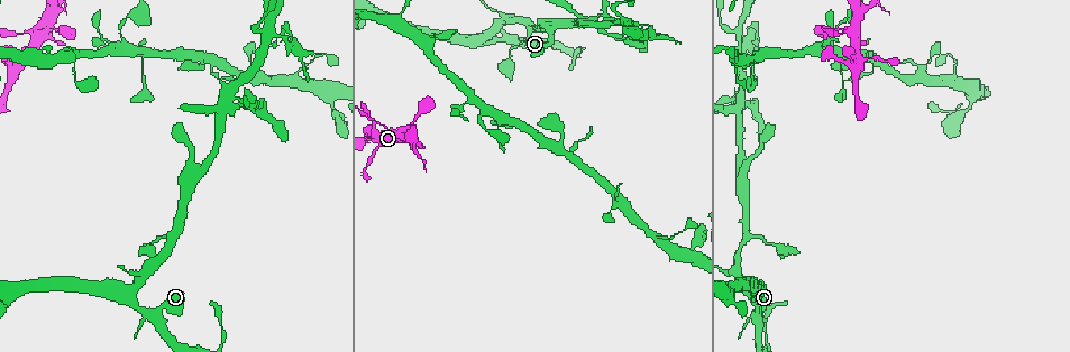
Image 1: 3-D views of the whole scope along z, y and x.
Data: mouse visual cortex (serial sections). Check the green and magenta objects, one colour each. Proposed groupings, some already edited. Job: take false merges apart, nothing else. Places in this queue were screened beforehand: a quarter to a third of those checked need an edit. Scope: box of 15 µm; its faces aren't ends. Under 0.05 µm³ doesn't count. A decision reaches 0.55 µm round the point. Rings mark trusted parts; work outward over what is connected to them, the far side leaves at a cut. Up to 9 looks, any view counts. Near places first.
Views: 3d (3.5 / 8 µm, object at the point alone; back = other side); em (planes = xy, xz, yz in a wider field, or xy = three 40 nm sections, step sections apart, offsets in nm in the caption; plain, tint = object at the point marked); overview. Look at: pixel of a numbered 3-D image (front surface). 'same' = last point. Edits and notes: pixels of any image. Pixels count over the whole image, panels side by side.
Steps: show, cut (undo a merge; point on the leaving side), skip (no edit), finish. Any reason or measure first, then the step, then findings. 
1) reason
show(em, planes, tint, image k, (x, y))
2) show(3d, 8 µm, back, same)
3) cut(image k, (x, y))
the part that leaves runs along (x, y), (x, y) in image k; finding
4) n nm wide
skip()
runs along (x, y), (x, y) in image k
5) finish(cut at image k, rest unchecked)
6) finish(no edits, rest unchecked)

side arm on a straight run
show(3d, 3.5 µm, back, image 1, (757, 316))

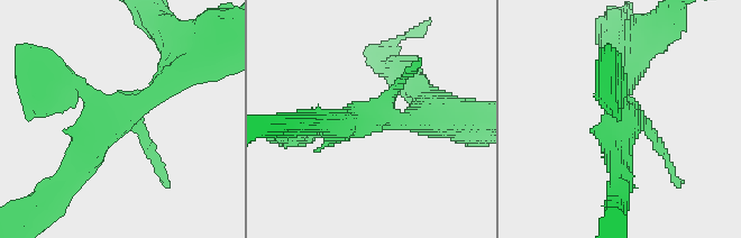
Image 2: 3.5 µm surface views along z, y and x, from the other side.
show(em, xy, step 3, tint, image 2, (110, 114))

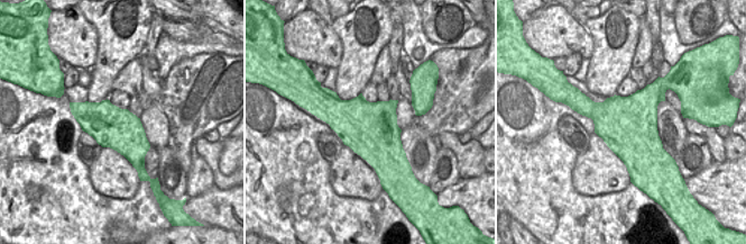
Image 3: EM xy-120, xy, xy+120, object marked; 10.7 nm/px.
another direction
show(em, xy, step 5, tint, same)

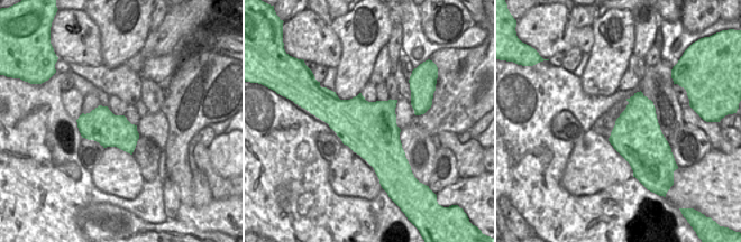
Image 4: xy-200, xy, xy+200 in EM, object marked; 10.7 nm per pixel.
skip()
runs along (305, 134), (322, 122), (422, 116) in image 2; one cell here

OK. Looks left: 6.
three-way junction
show(3d, 8 µm, image 1, (144, 271))

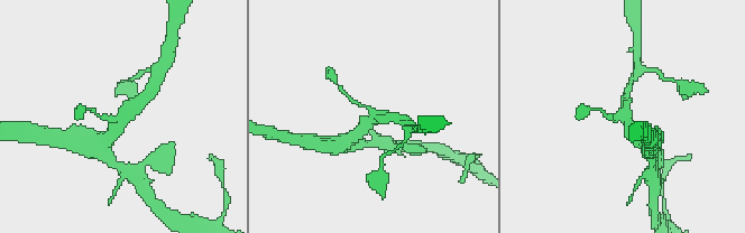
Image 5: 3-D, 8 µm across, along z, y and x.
zoom in
show(3d, 3.5 µm, image 5, (123, 119))

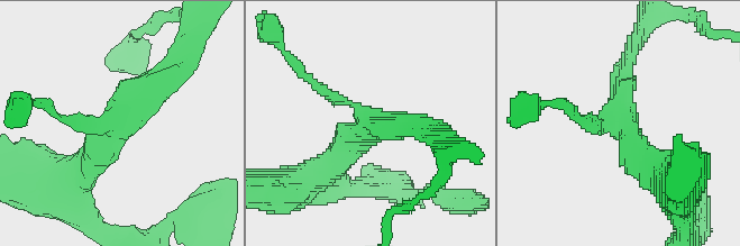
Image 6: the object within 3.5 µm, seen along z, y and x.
3 arms; arms of 150, 300, 400 nm; shape alone is not enough
show(em, xy, step 5, tint, image 6, (619, 122))

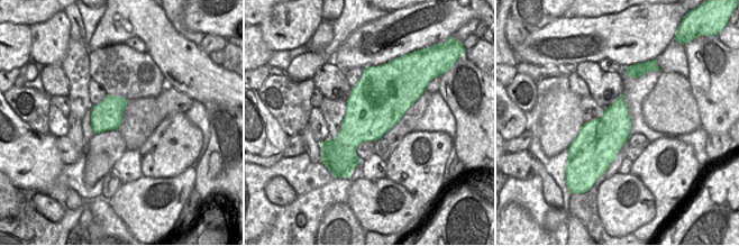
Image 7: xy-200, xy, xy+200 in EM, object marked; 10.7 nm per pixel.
skip()
continuous, no second cell

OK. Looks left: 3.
narrows sharply
show(3d, 3.5 µm, image 1, (227, 105))

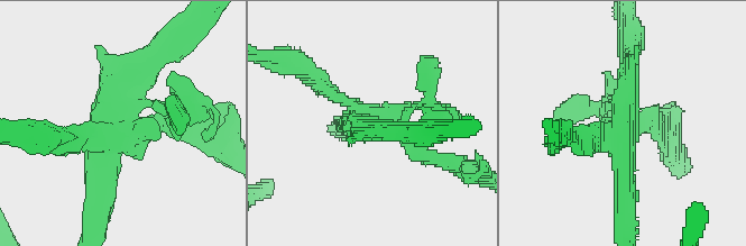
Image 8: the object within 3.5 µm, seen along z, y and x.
shape alone is not enough
show(em, xy, step 5, tint, image 8, (112, 132))

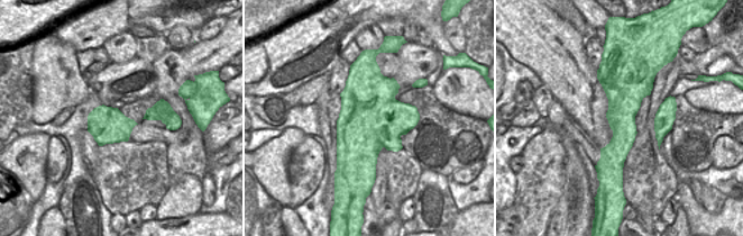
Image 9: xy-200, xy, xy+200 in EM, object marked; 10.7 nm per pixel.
cut(image 8, (579, 129))
a second cell is stuck on

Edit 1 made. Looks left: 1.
finish(cut at image 8, rest unchecked)

